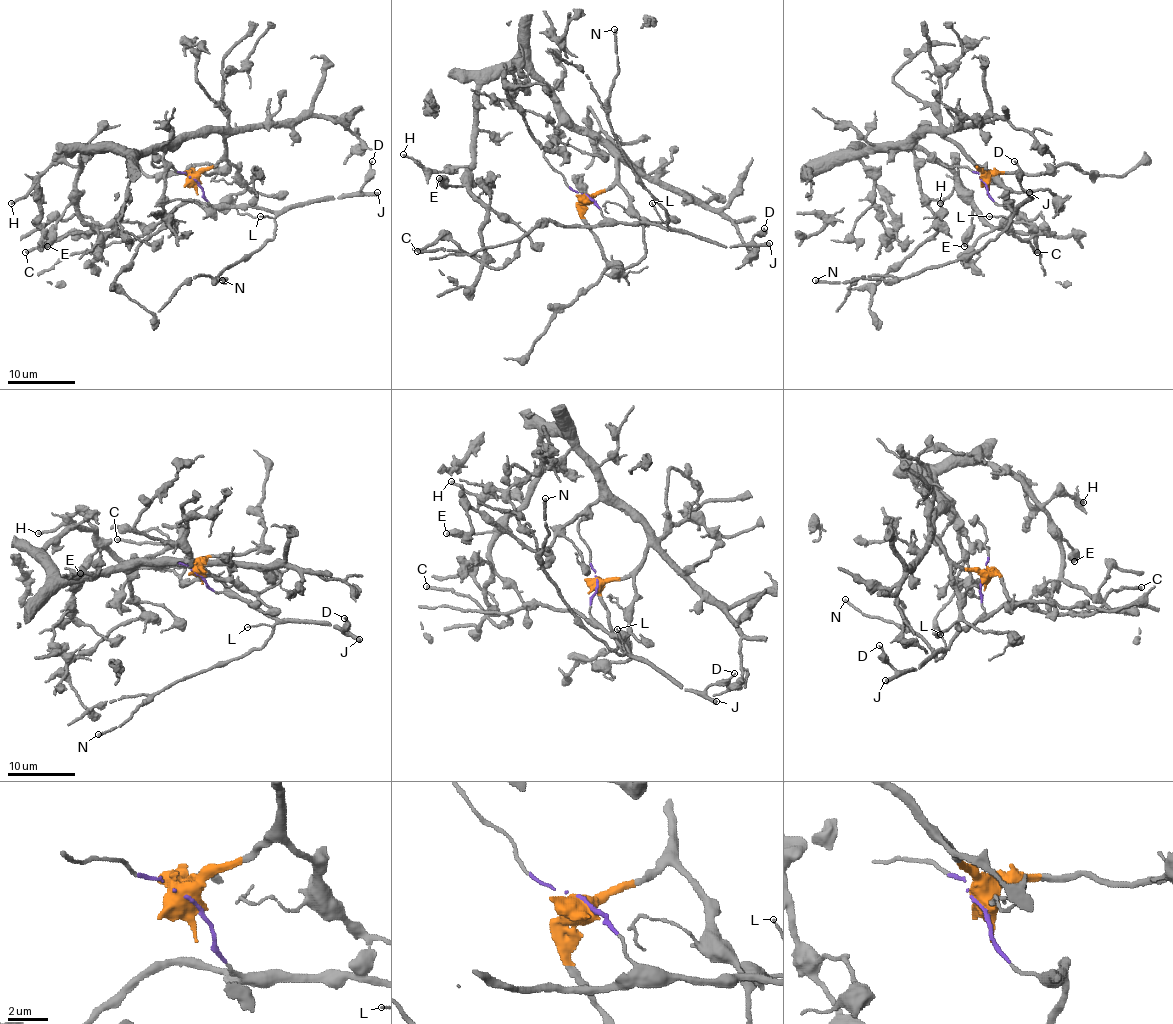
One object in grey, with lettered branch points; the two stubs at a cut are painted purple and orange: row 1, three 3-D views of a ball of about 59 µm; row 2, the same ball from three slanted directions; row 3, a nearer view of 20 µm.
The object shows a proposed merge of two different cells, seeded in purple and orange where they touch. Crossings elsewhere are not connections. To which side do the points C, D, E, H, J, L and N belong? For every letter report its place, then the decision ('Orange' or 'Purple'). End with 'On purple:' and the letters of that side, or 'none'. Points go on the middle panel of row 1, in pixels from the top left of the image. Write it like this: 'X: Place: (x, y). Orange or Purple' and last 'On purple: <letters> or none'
C: Place: (417, 251). Purple
D: Place: (764, 228). Purple
E: Place: (439, 178). Orange
H: Place: (403, 154). Orange
J: Place: (769, 243). Purple
L: Place: (652, 203). Purple
N: Place: (614, 29). Purple
On purple: C, D, J, L, N

